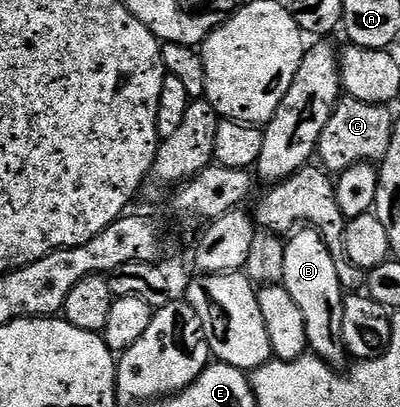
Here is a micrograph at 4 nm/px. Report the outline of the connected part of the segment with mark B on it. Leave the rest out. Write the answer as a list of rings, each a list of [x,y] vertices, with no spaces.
[[[302,228],[289,235],[284,252],[284,276],[280,285],[286,289],[288,296],[292,296],[292,300],[296,300],[296,308],[300,308],[304,316],[307,347],[328,365],[345,367],[348,355],[344,344],[344,291],[340,276],[336,276],[332,252],[328,252],[317,230]]]

